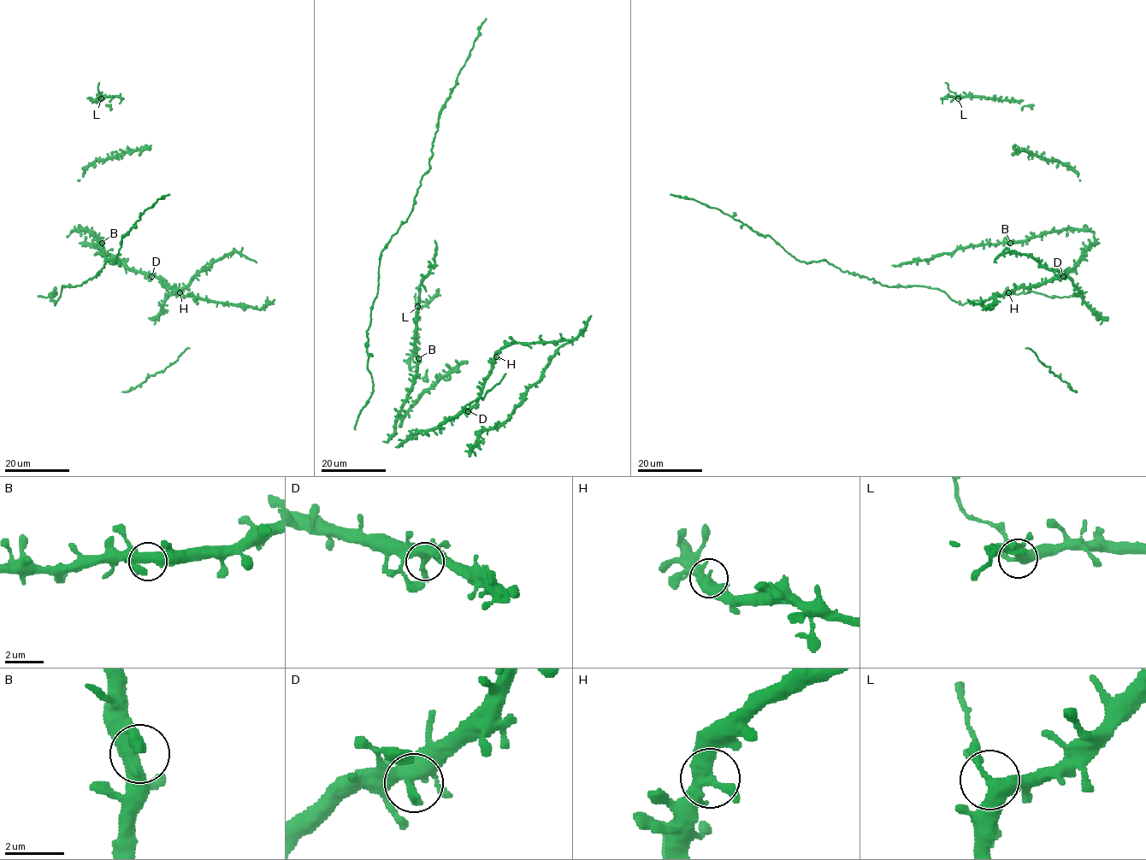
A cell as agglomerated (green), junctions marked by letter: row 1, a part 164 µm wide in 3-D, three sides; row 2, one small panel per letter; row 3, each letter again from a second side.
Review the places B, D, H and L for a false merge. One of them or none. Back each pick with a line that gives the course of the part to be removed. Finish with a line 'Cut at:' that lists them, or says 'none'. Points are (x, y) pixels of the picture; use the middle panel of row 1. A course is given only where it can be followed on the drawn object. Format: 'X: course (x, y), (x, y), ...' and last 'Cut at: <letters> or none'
L: course (417, 307), (415, 292)
Cut at: L

